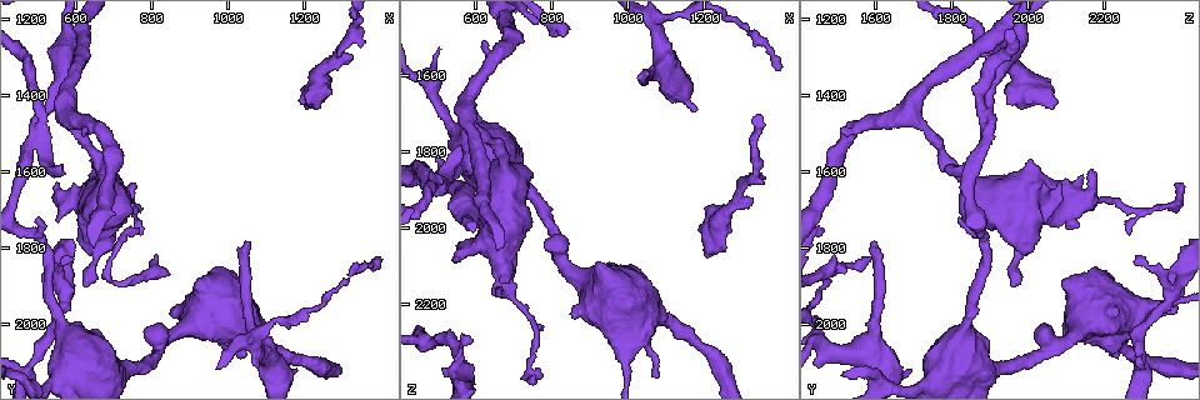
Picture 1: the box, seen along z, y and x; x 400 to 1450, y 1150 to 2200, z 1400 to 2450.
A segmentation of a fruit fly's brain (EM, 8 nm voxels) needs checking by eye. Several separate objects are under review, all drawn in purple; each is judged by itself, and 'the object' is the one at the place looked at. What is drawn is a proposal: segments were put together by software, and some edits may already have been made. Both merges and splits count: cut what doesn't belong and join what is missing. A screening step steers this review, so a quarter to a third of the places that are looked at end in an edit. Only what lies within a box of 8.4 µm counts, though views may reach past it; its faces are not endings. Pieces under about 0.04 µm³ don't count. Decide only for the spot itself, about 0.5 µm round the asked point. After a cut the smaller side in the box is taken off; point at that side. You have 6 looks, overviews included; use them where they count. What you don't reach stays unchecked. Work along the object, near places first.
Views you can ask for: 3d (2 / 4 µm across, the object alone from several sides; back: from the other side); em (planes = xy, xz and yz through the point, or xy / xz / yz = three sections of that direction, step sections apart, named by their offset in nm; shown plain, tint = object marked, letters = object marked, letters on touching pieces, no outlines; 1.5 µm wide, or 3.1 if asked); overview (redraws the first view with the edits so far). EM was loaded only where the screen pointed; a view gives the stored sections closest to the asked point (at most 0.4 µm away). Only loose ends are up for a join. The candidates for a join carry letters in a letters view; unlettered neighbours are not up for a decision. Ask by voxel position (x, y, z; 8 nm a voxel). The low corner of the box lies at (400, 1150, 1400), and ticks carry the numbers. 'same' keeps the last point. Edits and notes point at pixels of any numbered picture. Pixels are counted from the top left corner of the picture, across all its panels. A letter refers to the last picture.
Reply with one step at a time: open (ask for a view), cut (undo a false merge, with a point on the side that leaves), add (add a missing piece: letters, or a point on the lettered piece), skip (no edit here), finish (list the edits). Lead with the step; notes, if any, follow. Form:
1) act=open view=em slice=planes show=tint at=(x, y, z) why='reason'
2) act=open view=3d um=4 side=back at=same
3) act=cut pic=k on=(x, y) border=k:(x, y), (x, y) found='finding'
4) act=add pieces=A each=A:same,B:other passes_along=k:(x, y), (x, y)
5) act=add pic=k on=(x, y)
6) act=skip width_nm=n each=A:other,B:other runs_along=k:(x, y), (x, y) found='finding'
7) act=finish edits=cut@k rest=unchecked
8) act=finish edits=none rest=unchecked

act=open view=3d um=2 at=(1055, 1785, 1600) why='free end'

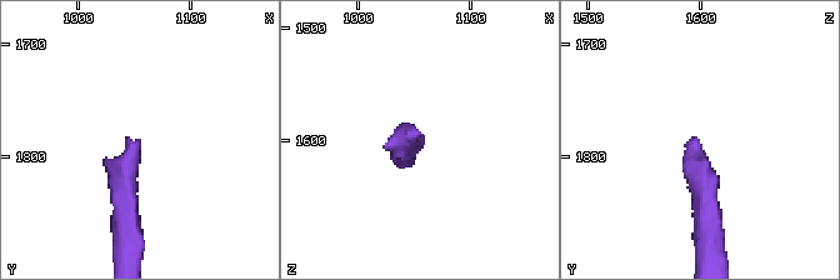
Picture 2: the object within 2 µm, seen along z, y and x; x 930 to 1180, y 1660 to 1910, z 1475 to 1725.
act=open view=em slice=planes show=letters at=(1050, 1784, 1594)

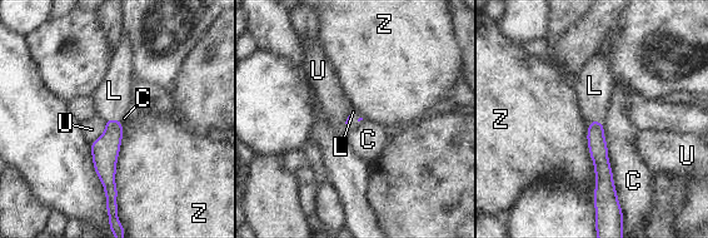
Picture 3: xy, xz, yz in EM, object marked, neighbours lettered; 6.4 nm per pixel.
act=add pieces=L longest_contact=Z:550nm each=C:other,L:same,U:other,Z:other found='the neuron continues'

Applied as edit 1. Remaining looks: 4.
act=open view=3d um=4 at=(1275, 1320, 1940) why='calibre changes'

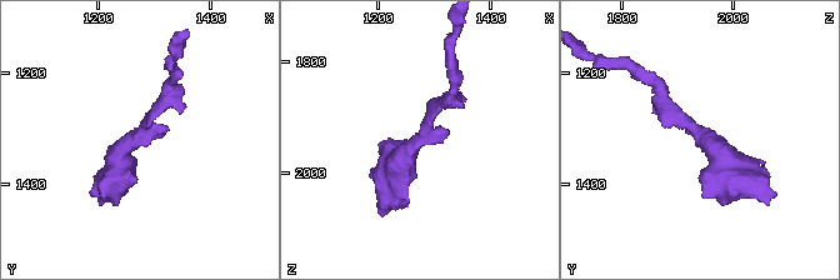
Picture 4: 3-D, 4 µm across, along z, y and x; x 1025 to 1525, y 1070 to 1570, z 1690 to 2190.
act=open view=em slice=planes show=tint at=(1275, 1315, 1945)

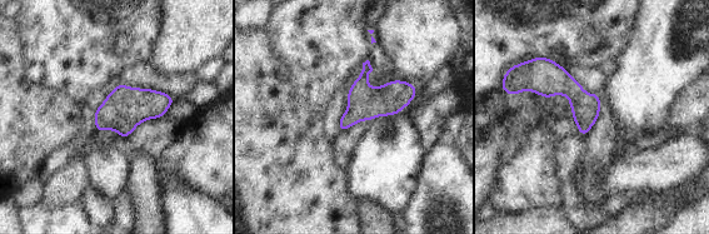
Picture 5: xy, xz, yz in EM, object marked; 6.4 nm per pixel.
act=open view=em slice=planes show=letters at=same

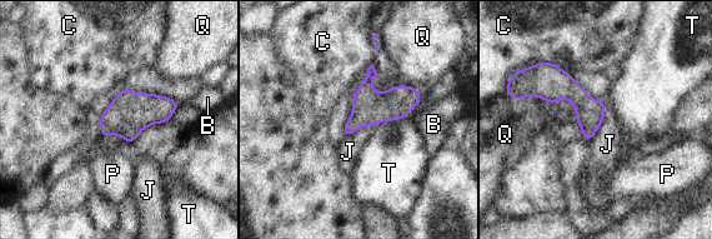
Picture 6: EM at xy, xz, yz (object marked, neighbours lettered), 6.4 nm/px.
act=skip width_nm=180 each=B:other,C:other,J:other,P:other,Q:other,T:other border=6:(606, 103), (602, 124), (590, 140) found='one neuron here'

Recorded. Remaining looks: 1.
act=finish edits=add@3 rest=unchecked

